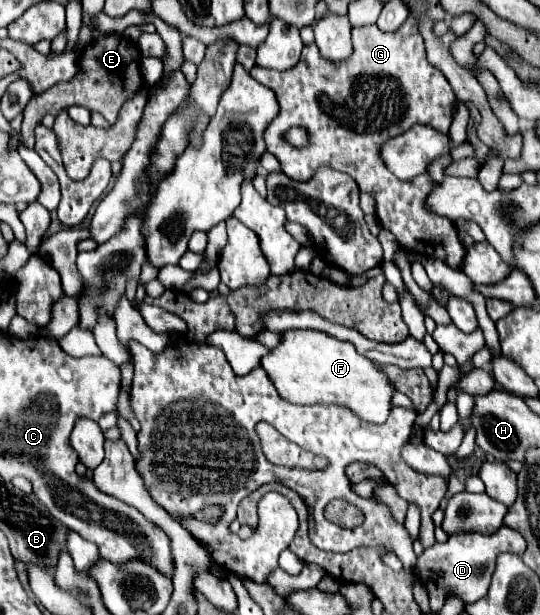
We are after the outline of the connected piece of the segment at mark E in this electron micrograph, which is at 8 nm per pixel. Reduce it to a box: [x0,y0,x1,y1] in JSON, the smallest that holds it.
[22,34,144,148]

